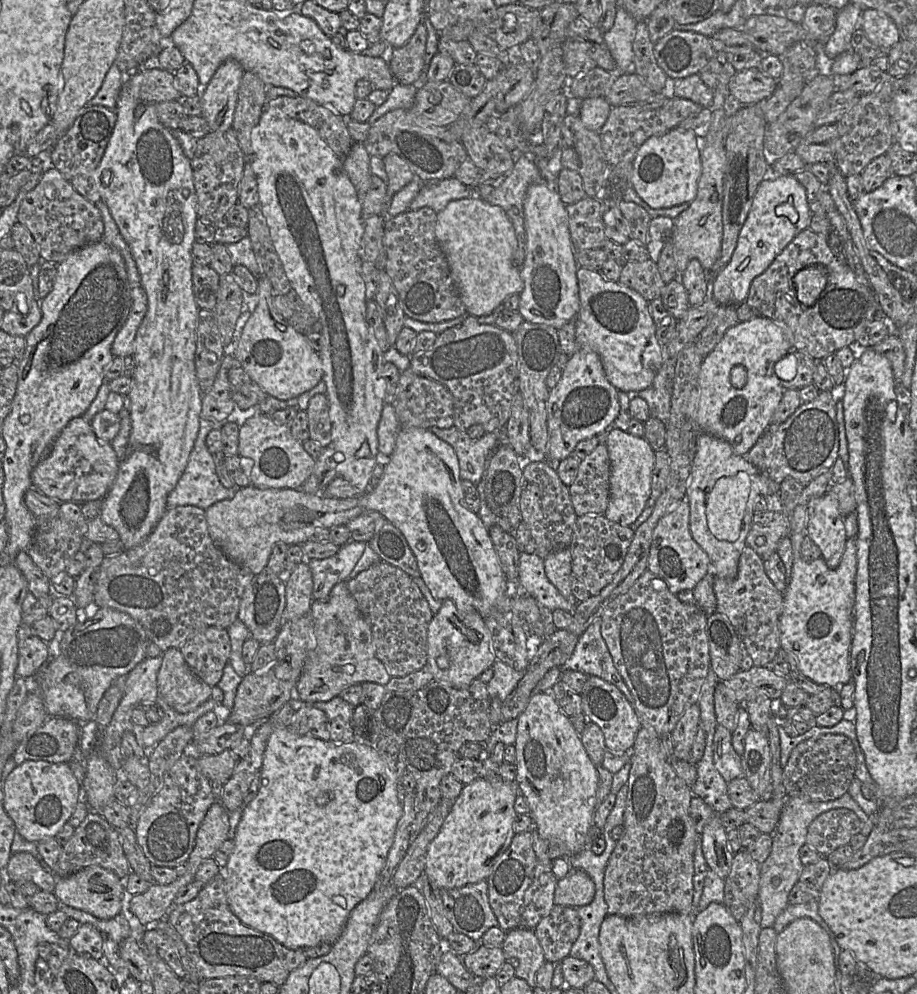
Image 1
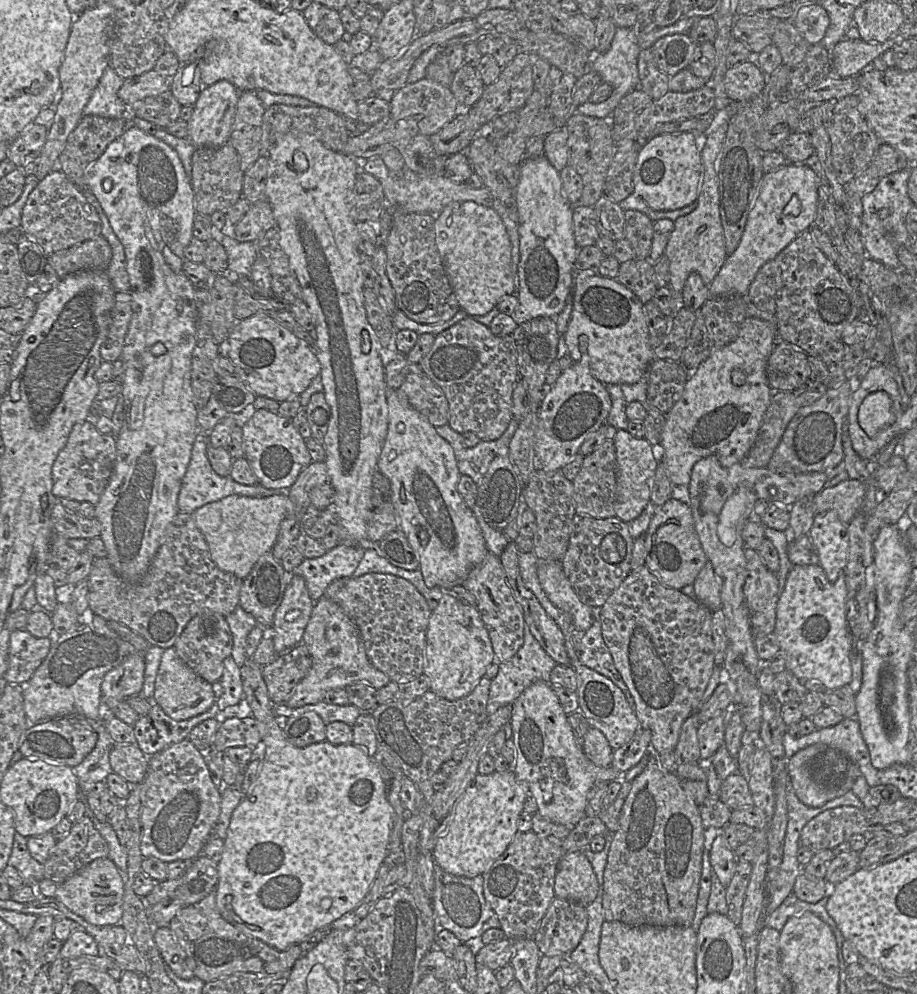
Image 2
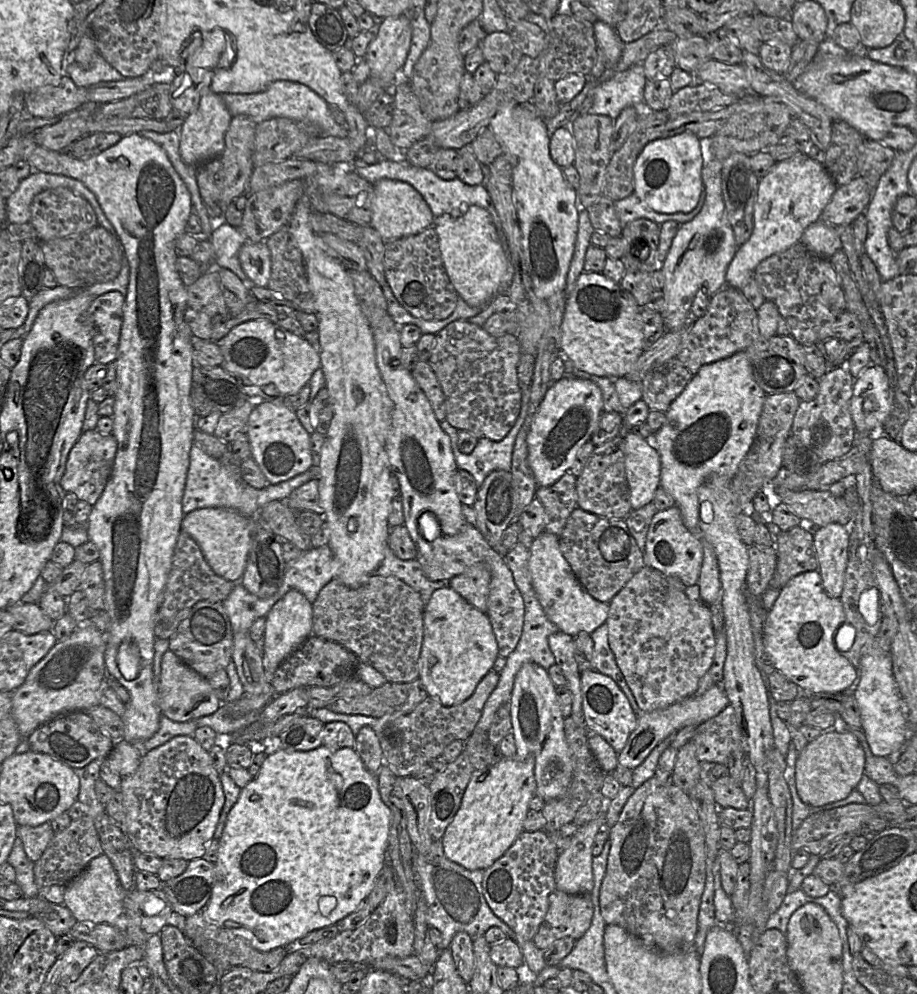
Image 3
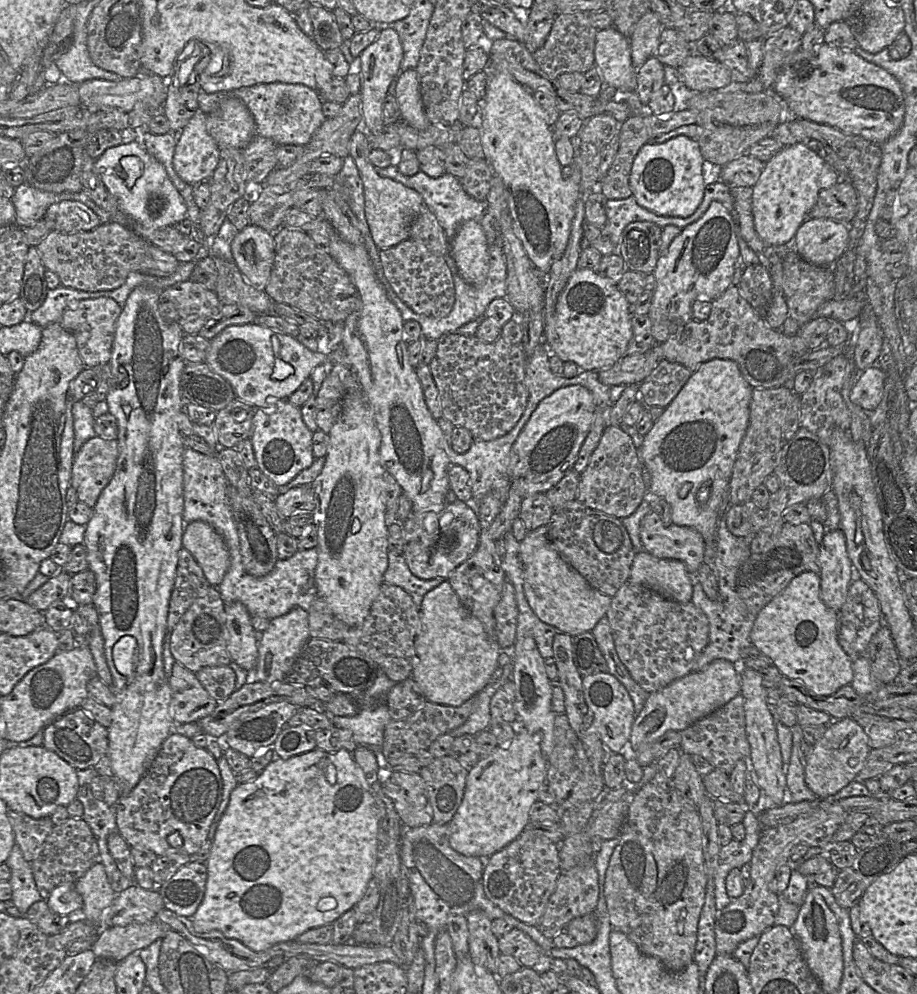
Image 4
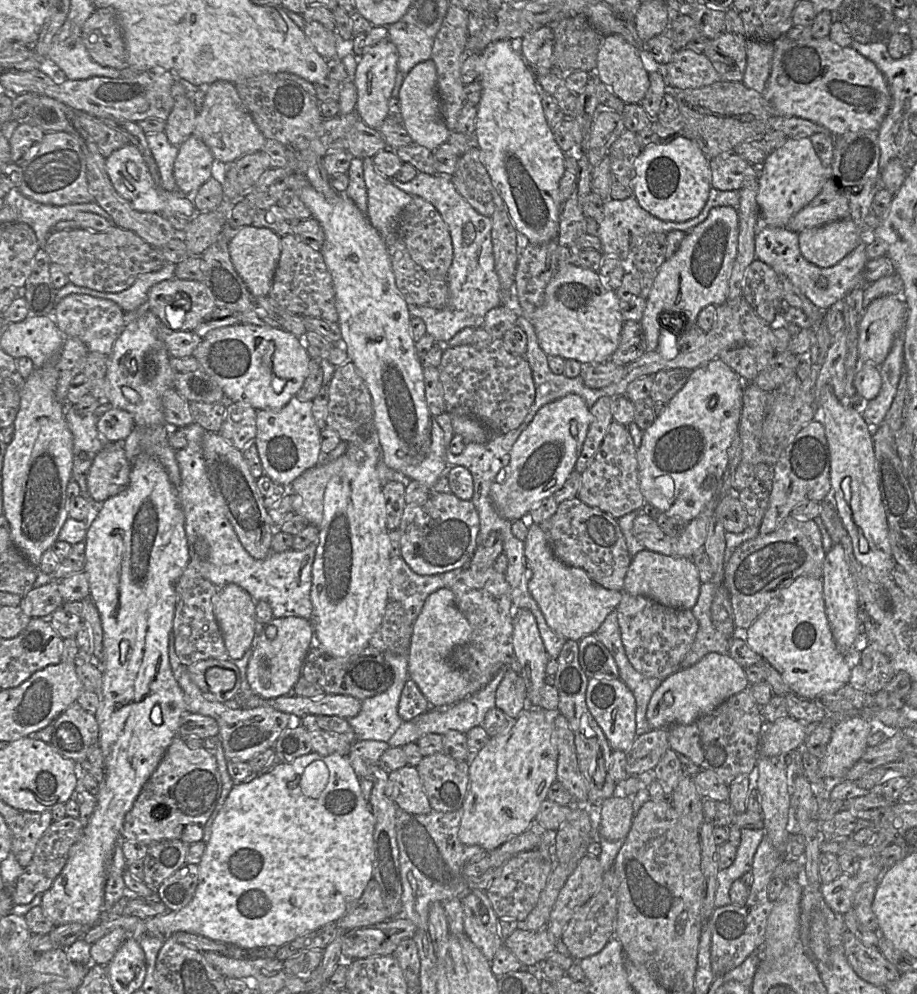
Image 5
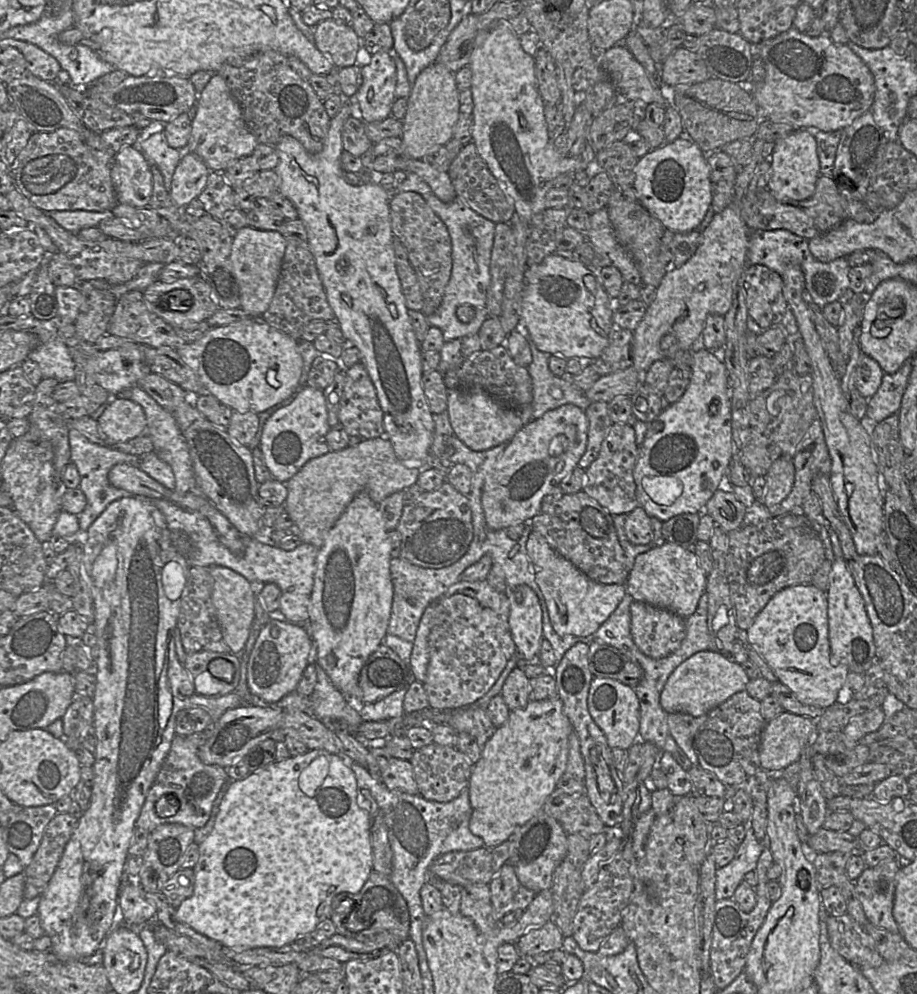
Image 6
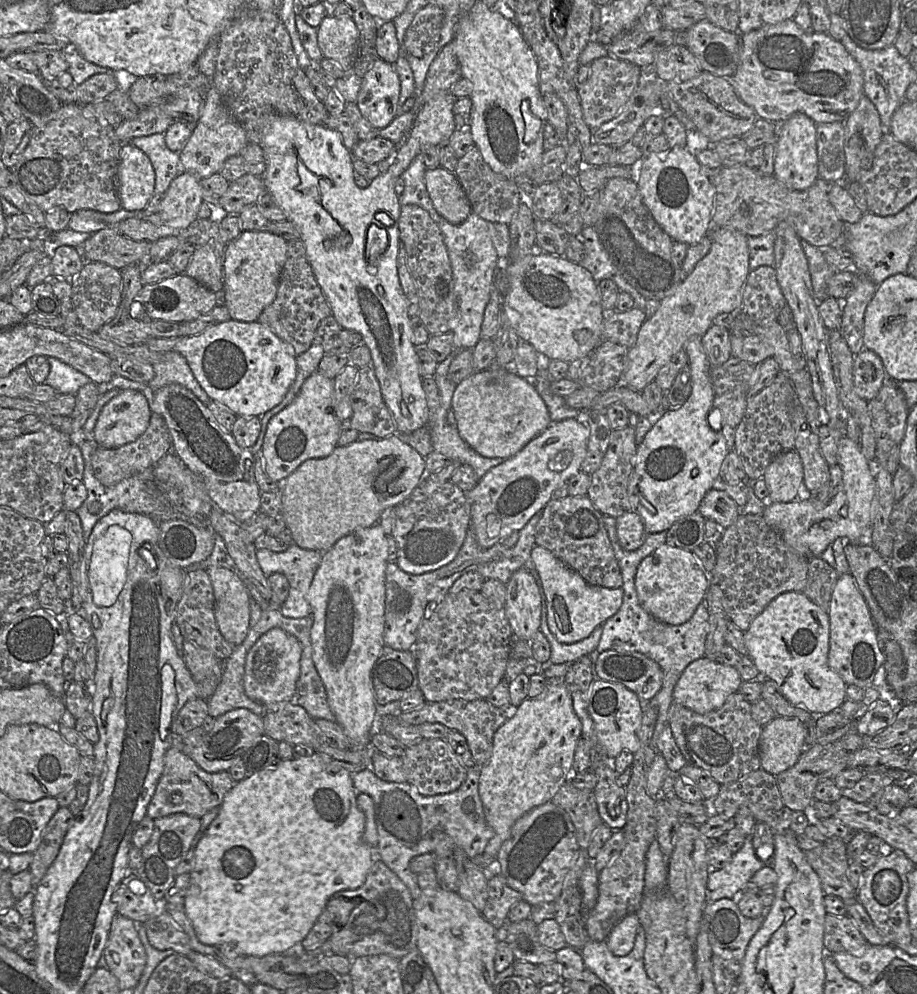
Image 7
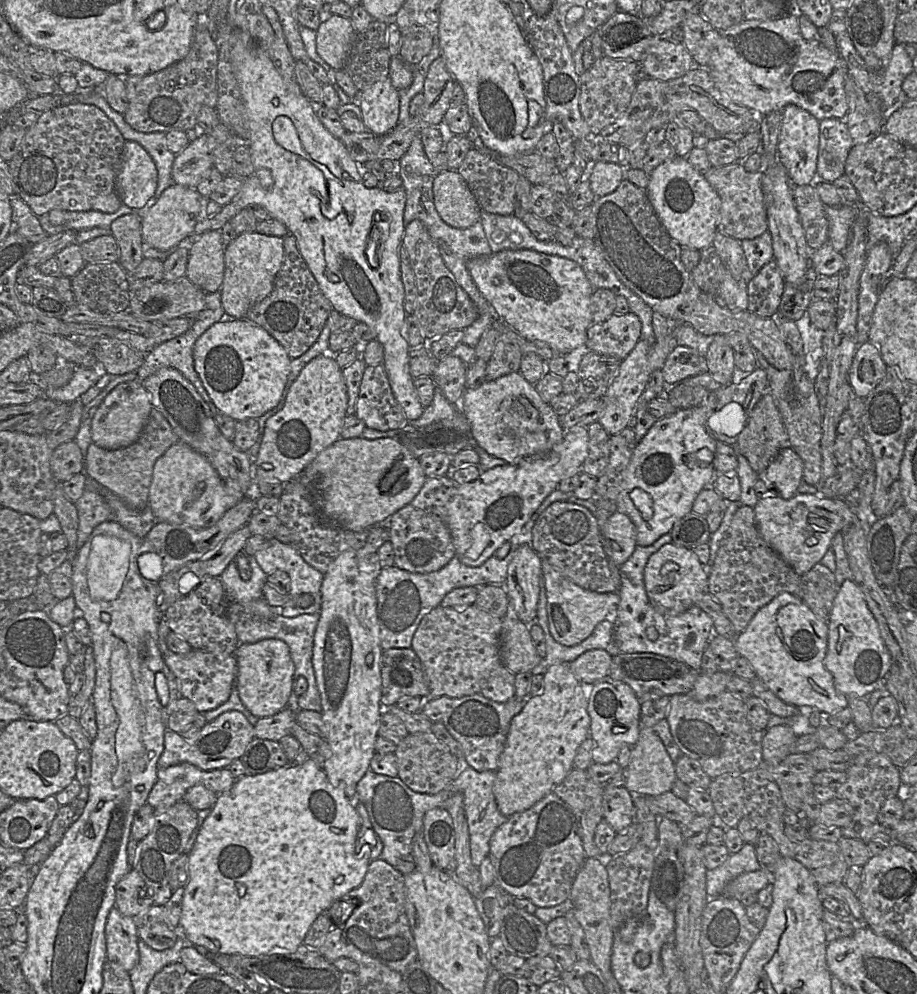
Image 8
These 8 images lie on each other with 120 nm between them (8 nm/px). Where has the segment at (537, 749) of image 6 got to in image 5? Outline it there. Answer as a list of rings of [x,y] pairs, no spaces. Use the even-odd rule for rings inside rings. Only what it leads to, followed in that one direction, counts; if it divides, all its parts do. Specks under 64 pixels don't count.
[[[525,707],[520,715],[512,720],[509,730],[501,735],[490,737],[485,747],[478,753],[469,766],[469,786],[465,800],[463,802],[462,811],[463,816],[460,823],[458,832],[459,840],[465,845],[478,845],[485,851],[491,851],[507,842],[511,838],[524,832],[535,820],[537,812],[541,803],[547,798],[550,786],[557,781],[557,760],[558,760],[558,748],[556,740],[554,738],[554,719],[559,714],[559,710],[548,711],[543,708]]]

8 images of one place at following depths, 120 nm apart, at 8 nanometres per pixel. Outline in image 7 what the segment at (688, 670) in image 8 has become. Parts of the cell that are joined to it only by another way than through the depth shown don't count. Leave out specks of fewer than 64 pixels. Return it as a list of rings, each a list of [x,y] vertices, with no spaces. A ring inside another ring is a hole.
[[[607,650],[593,658],[596,679],[622,684],[637,694],[642,702],[649,702],[661,689],[663,673],[660,666],[639,652],[618,652]]]

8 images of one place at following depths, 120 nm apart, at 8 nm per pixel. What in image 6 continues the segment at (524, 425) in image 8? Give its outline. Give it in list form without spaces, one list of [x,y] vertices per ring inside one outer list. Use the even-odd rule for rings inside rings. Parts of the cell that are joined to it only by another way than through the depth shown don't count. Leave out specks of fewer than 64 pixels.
[[[447,389],[447,411],[454,435],[468,448],[484,451],[509,442],[524,426],[518,413],[483,390]]]

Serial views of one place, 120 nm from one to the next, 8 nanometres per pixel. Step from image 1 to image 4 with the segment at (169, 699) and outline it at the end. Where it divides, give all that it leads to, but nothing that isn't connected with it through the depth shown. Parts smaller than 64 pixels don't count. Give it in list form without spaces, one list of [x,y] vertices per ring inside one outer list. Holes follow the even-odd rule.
[[[175,661],[171,676],[170,711],[176,724],[197,722],[211,714],[218,702],[202,686],[196,674]]]

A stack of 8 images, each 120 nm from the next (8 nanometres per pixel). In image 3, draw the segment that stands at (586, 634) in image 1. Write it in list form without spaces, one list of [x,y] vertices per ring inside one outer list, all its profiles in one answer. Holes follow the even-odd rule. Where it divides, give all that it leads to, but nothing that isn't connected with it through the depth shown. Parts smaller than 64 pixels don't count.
[[[602,624],[590,635],[594,642],[594,651],[591,661],[593,670],[611,677],[618,684],[628,698],[635,715],[639,717],[642,711],[640,710],[636,699],[625,680],[623,673],[619,669],[614,653],[610,648],[607,624]]]

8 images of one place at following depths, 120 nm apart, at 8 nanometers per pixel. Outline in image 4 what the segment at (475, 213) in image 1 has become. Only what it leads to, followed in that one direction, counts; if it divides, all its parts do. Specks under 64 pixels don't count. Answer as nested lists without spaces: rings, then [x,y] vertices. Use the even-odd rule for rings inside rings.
[[[468,220],[459,226],[449,241],[449,255],[467,283],[475,287],[483,285],[489,271],[489,253],[486,235],[478,222]]]

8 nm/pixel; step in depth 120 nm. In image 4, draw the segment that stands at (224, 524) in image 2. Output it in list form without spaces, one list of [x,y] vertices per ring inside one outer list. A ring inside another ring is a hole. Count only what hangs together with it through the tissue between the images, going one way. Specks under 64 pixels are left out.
[[[197,520],[185,526],[182,545],[198,562],[210,585],[217,587],[230,564],[229,551],[222,536],[208,523]]]

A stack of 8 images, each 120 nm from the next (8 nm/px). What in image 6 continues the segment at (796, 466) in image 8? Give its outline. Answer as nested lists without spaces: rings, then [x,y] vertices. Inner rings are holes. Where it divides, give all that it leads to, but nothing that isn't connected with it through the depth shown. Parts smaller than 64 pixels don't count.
[[[792,457],[775,460],[765,475],[766,492],[760,500],[768,509],[777,507],[791,492],[795,480]]]

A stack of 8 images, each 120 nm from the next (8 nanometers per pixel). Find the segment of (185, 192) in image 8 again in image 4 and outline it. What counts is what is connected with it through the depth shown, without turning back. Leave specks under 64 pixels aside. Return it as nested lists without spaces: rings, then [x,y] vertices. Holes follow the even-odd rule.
[[[200,109],[181,130],[173,167],[185,183],[196,186],[209,181],[219,163],[220,149],[206,128],[207,115]]]

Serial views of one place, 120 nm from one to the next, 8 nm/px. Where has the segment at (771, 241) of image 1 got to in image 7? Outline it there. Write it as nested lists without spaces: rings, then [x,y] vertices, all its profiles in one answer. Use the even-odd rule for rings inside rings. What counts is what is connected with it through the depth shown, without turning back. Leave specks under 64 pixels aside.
[[[795,113],[780,124],[776,142],[774,177],[792,190],[807,190],[819,178],[816,126],[817,124],[803,113]]]

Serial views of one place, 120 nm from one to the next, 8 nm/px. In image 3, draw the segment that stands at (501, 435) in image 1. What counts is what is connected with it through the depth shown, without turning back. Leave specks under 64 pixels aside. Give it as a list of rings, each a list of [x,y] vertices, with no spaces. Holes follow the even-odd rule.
[[[530,388],[522,390],[521,408],[513,427],[501,441],[486,438],[478,439],[474,450],[463,454],[458,448],[458,430],[446,420],[439,423],[441,429],[450,438],[451,448],[459,470],[468,471],[479,488],[492,471],[511,472],[512,453],[515,439],[528,413]]]

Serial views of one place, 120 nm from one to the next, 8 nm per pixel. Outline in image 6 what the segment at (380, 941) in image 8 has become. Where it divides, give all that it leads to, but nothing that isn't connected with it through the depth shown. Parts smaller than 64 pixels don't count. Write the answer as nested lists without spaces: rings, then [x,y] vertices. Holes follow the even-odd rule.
[[[373,870],[359,893],[344,893],[344,895],[355,901],[355,907],[349,916],[340,920],[341,927],[337,928],[337,934],[358,941],[368,941],[383,931],[399,937],[400,941],[409,938],[410,914],[407,902],[391,882],[390,877]]]

